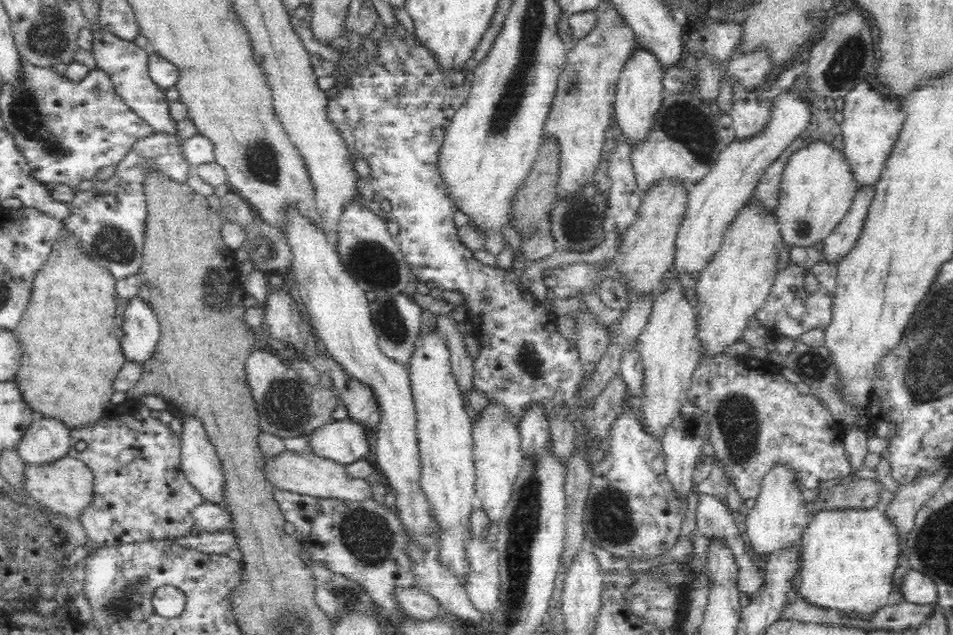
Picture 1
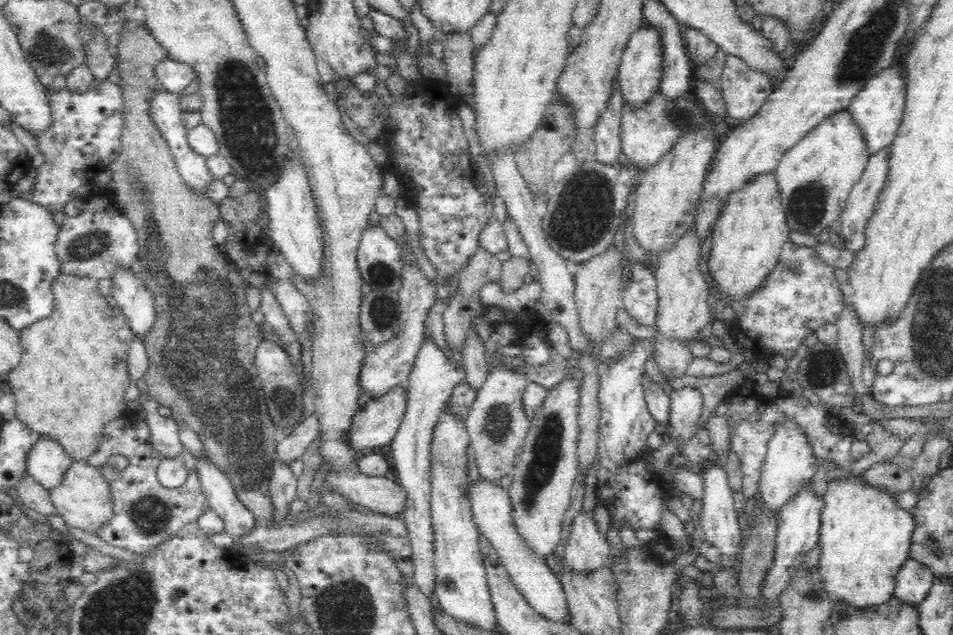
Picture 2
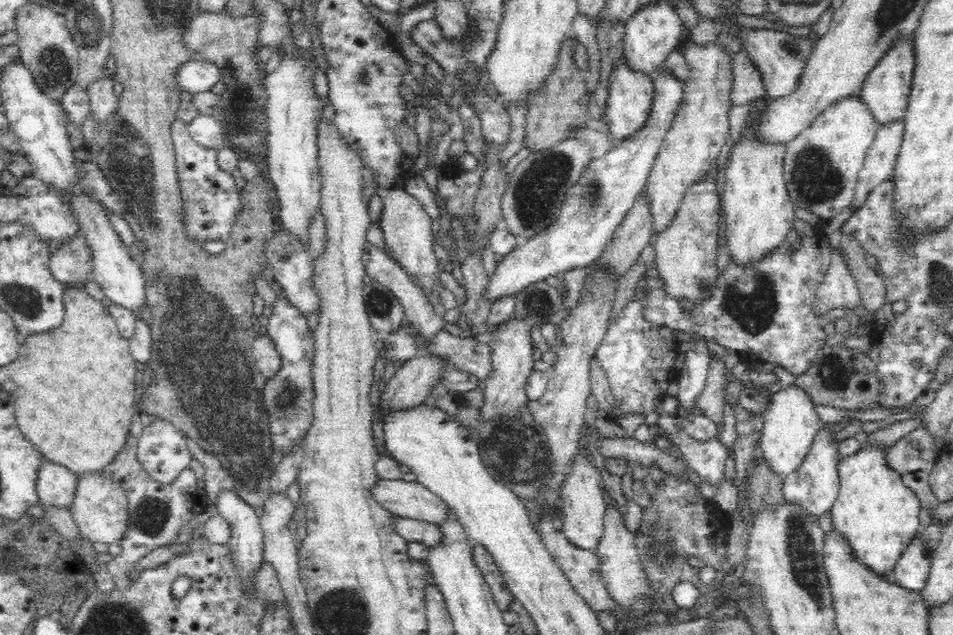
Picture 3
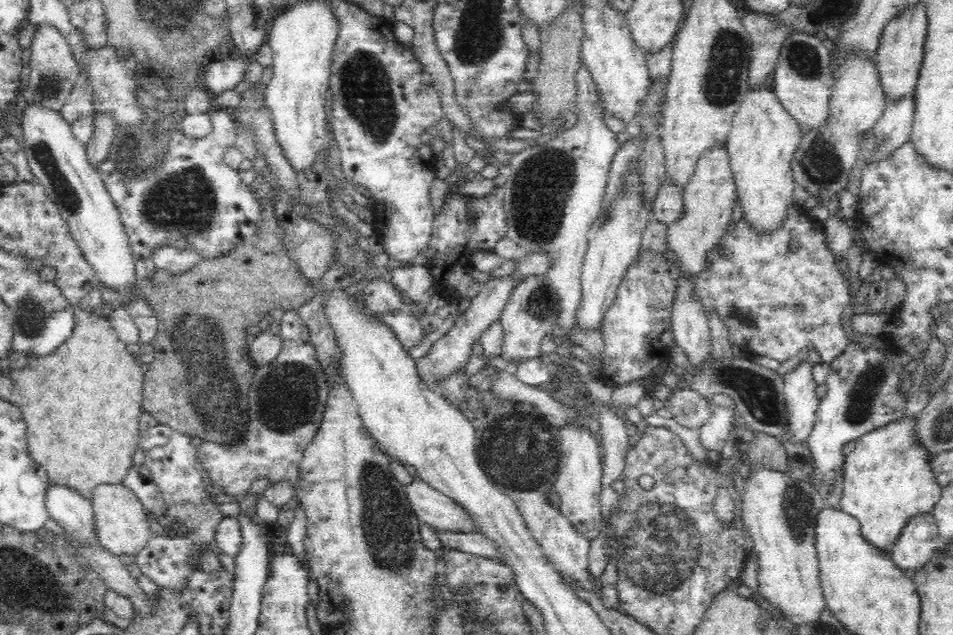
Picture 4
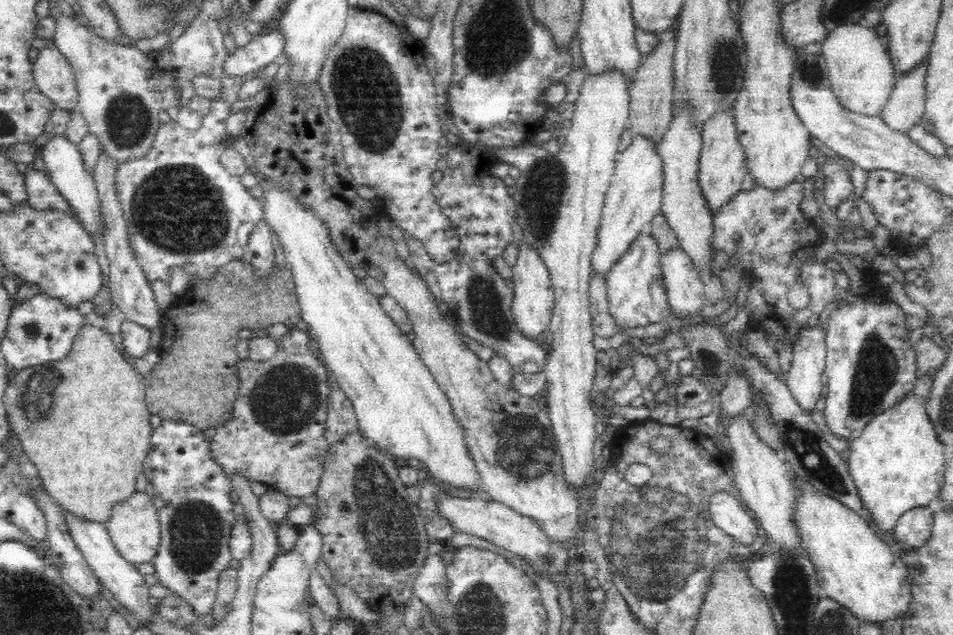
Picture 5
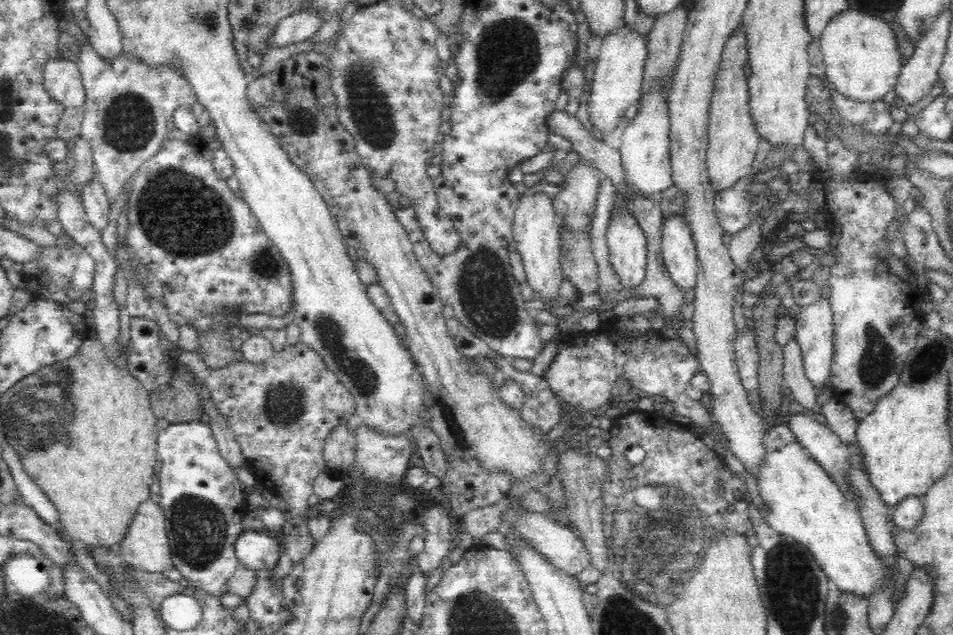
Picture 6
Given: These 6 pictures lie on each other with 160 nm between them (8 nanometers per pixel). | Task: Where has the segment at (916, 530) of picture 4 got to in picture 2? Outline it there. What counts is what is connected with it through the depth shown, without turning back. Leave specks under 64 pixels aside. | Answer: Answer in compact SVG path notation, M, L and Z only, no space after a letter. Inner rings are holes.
M907 559L896 573L894 599L896 602L916 608L927 600L935 578L930 570L916 560Z

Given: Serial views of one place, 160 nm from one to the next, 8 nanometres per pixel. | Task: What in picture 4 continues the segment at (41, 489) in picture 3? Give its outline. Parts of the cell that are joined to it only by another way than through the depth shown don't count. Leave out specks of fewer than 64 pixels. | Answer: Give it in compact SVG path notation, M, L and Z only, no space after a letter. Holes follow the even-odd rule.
M49 480L44 492L44 503L50 518L60 527L96 542L92 531L92 509L89 498L84 497L76 487Z

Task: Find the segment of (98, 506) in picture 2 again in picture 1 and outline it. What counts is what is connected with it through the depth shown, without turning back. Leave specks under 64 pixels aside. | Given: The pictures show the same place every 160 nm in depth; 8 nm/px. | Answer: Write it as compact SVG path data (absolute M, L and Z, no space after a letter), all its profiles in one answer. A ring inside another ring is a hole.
M68 453L51 462L32 463L23 460L21 487L36 503L66 514L68 517L78 516L80 510L89 505L92 499L91 481L92 474L88 466Z

